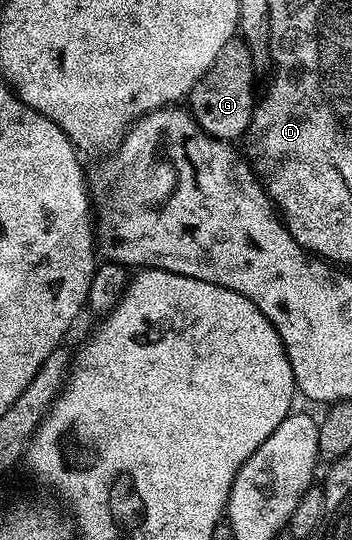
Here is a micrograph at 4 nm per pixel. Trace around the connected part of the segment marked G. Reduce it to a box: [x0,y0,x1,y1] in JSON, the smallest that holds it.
[188,39,256,141]

